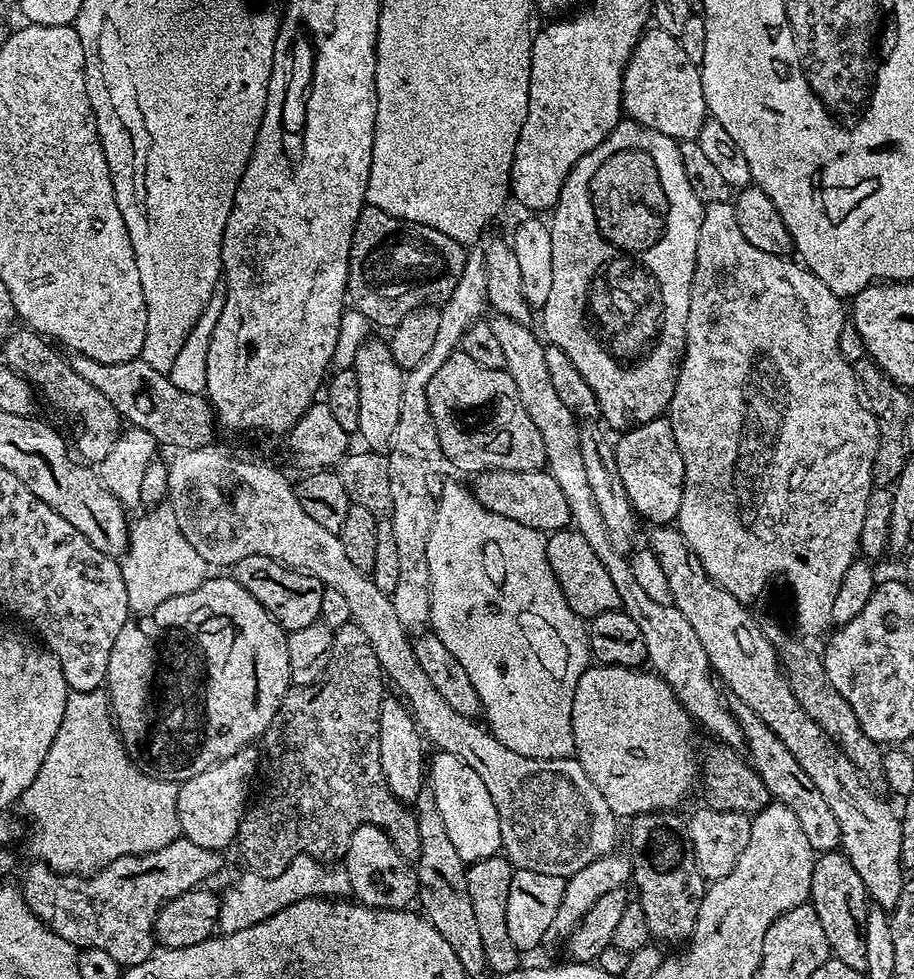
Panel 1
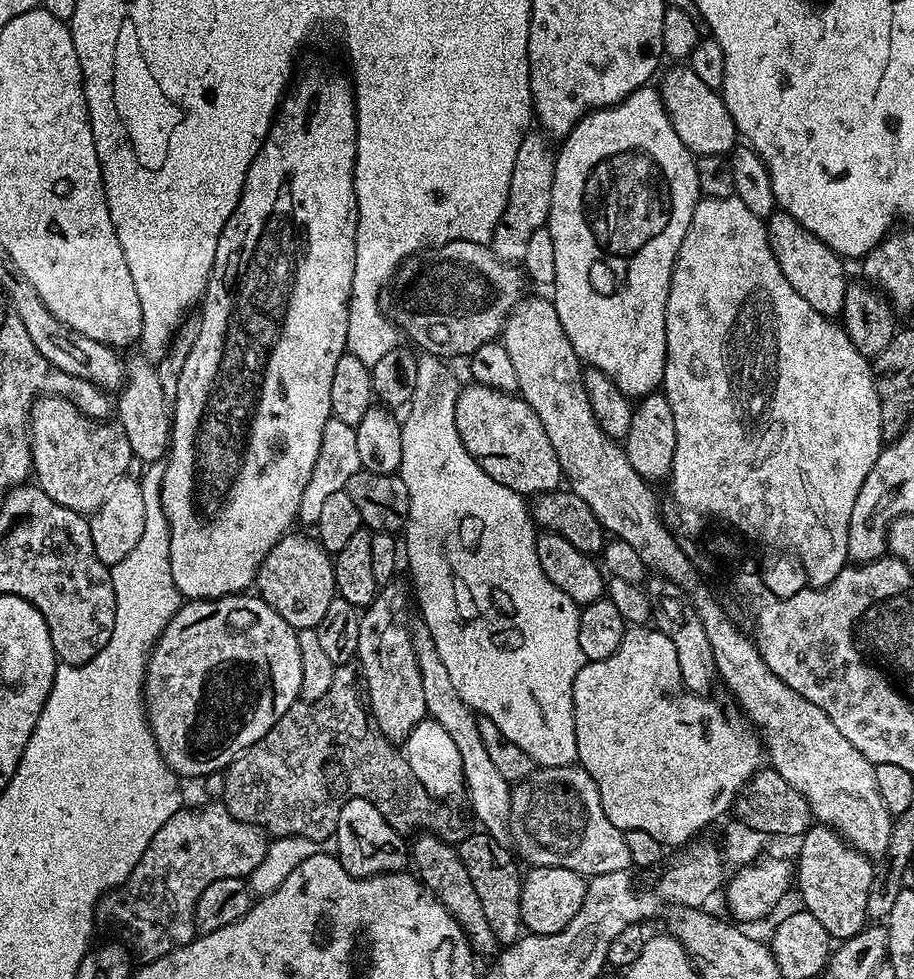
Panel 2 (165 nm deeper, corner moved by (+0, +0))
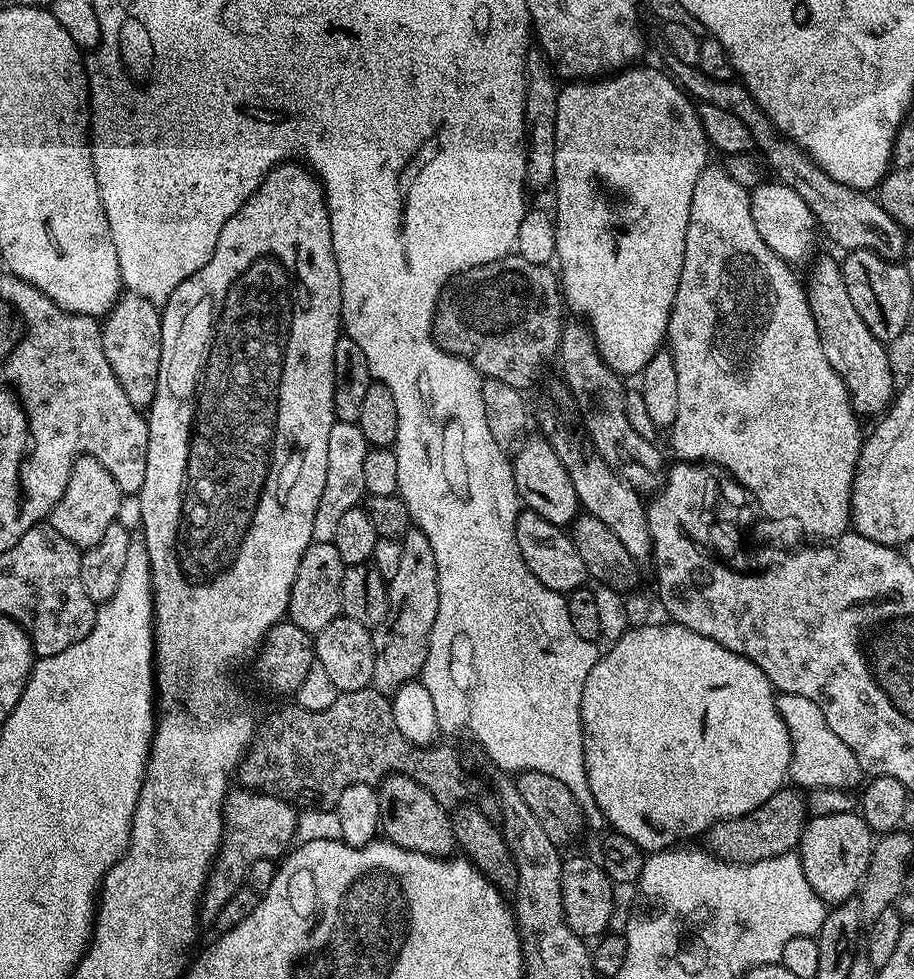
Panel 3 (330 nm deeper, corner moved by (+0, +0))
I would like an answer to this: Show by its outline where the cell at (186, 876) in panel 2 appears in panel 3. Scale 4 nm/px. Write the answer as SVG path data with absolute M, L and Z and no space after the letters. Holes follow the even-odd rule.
M236 786L224 800L224 833L220 850L216 853L208 874L206 891L202 897L202 916L215 921L218 910L234 898L238 886L248 873L248 867L259 860L279 861L293 847L296 840L297 809L289 801Z

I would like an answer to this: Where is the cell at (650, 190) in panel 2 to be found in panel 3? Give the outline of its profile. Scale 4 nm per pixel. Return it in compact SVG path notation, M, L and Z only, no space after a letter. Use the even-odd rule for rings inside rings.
M629 66L623 70L617 71L615 74L609 75L607 78L582 79L575 82L568 82L560 89L560 97L558 98L558 122L556 123L556 149L554 150L554 189L556 188L556 208L554 207L554 219L556 221L556 258L555 263L560 264L558 267L558 279L562 289L563 299L566 301L567 307L577 312L577 317L586 321L588 328L591 329L592 336L596 340L597 350L600 351L602 359L605 360L606 366L614 371L621 378L628 376L635 377L646 366L646 362L650 362L650 358L654 358L656 352L661 351L662 345L665 343L668 334L668 319L672 313L674 306L674 294L678 294L678 278L682 278L682 258L686 254L686 226L690 222L690 198L694 198L694 186L698 186L698 178L702 174L702 170L709 167L708 152L710 153L710 145L708 143L708 135L704 132L704 127L700 121L700 113L697 105L693 103L687 92L676 83L675 79L667 71L659 72L656 68L640 68L641 66Z

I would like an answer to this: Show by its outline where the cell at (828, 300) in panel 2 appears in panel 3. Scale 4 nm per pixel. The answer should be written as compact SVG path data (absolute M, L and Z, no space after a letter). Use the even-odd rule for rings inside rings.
M818 256L811 261L812 277L806 280L806 291L810 314L814 314L814 326L818 326L822 354L826 354L826 362L834 366L838 378L842 378L846 390L852 395L853 412L861 418L879 417L891 407L898 391L898 378L892 372L885 341L870 334L854 302L850 302L840 260L832 256Z

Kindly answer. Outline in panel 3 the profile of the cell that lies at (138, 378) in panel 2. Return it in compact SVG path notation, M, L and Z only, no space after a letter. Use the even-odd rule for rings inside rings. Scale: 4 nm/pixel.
M124 294L108 311L108 315L103 317L100 326L106 362L110 362L114 378L118 378L122 390L126 390L126 398L130 398L130 402L134 402L134 406L141 410L151 405L158 386L158 366L162 358L160 313L161 309L146 298Z

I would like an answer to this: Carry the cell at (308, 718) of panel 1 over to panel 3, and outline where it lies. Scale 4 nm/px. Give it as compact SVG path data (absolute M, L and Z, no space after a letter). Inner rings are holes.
M374 686L362 690L350 690L337 695L336 701L326 710L311 712L295 706L280 708L268 721L259 725L255 736L251 737L248 753L238 768L238 780L245 788L254 792L277 796L289 802L312 800L316 792L339 794L346 786L355 784L379 785L387 776L406 775L430 792L447 810L455 810L462 804L475 804L493 818L500 815L500 801L495 795L484 793L484 788L464 769L460 756L448 744L437 742L431 746L411 744L398 731L394 722L391 699Z

